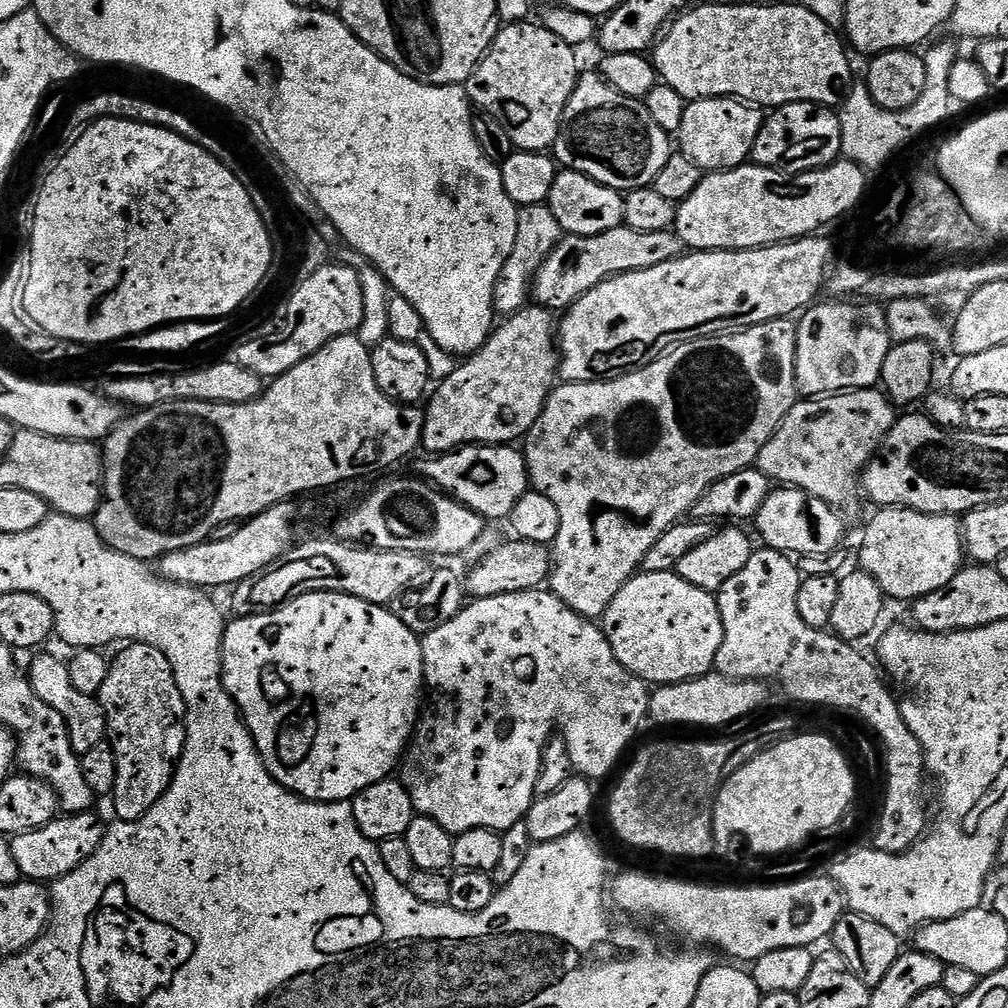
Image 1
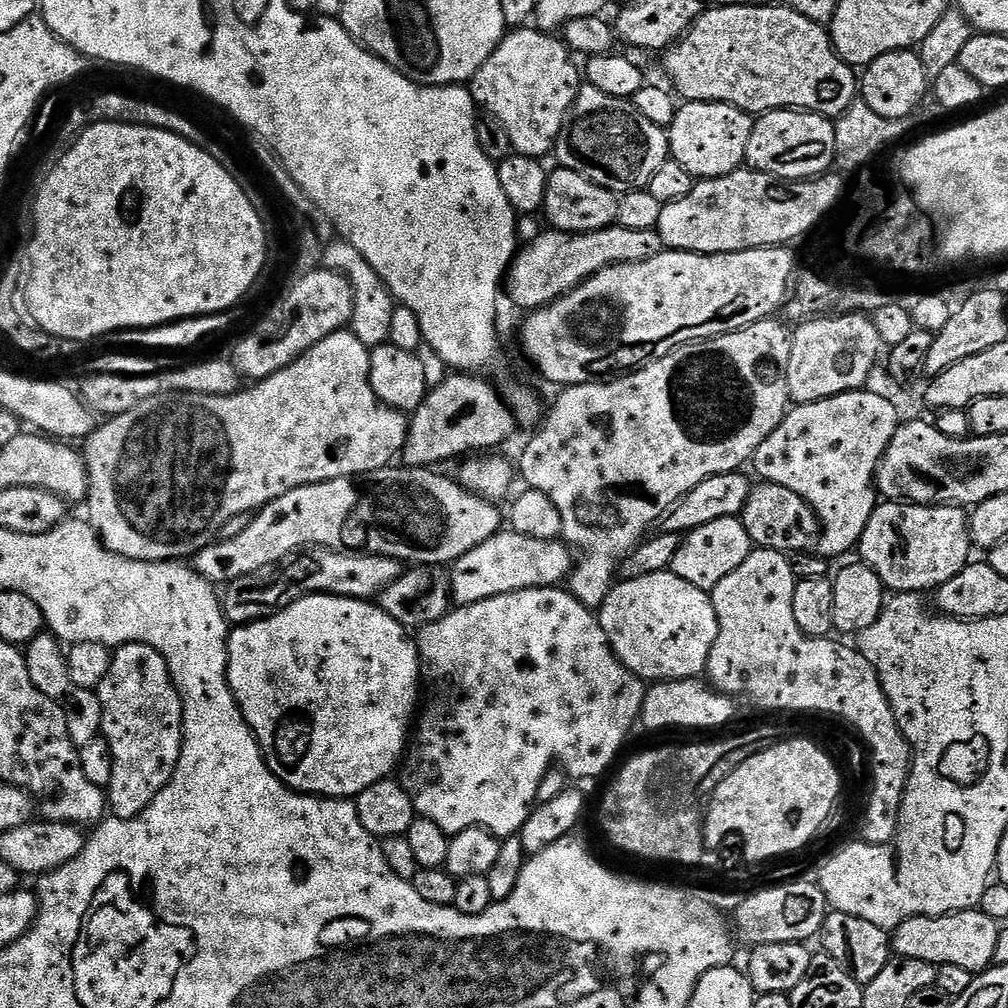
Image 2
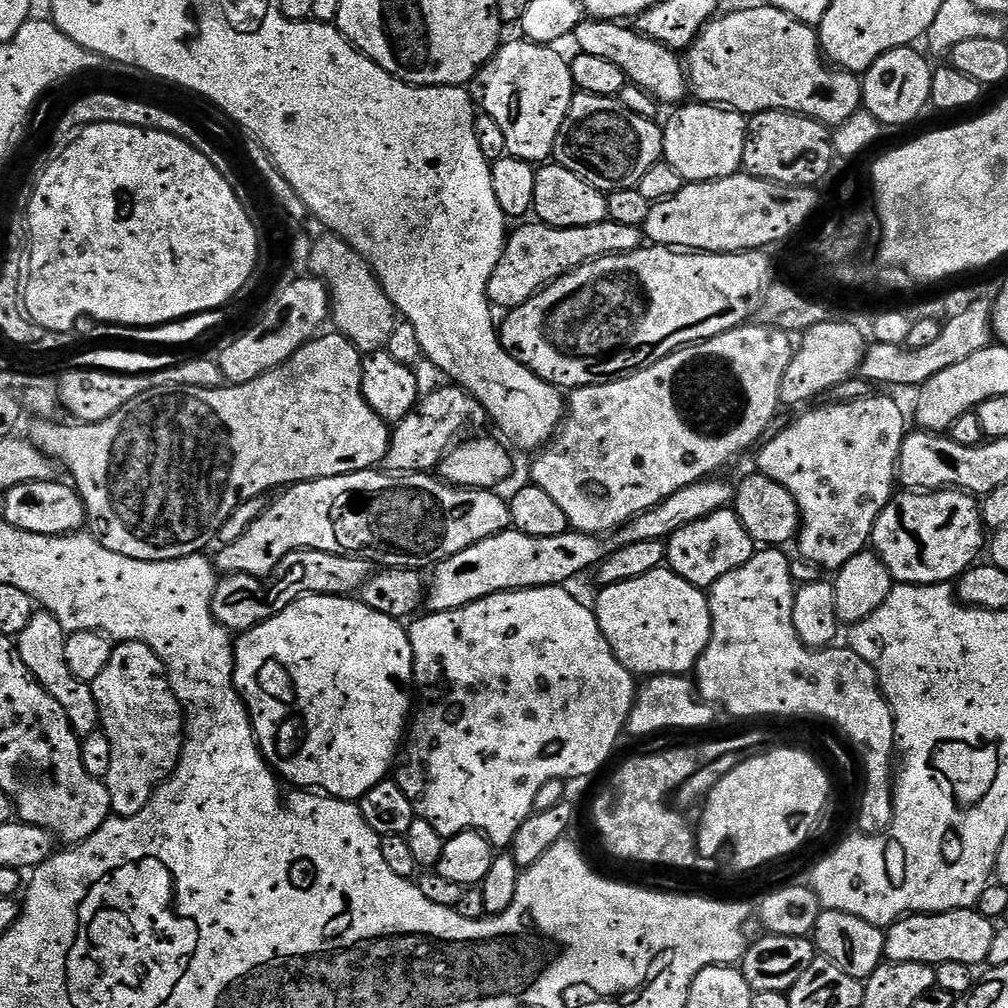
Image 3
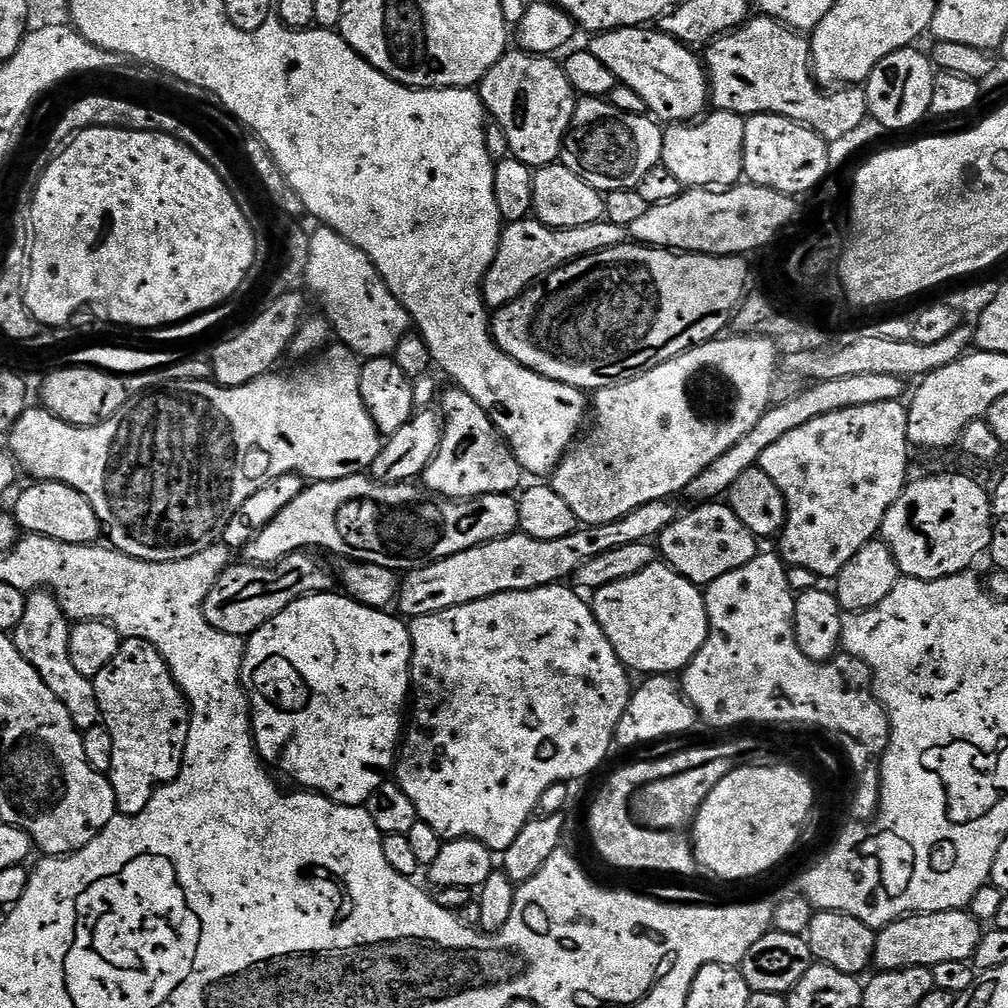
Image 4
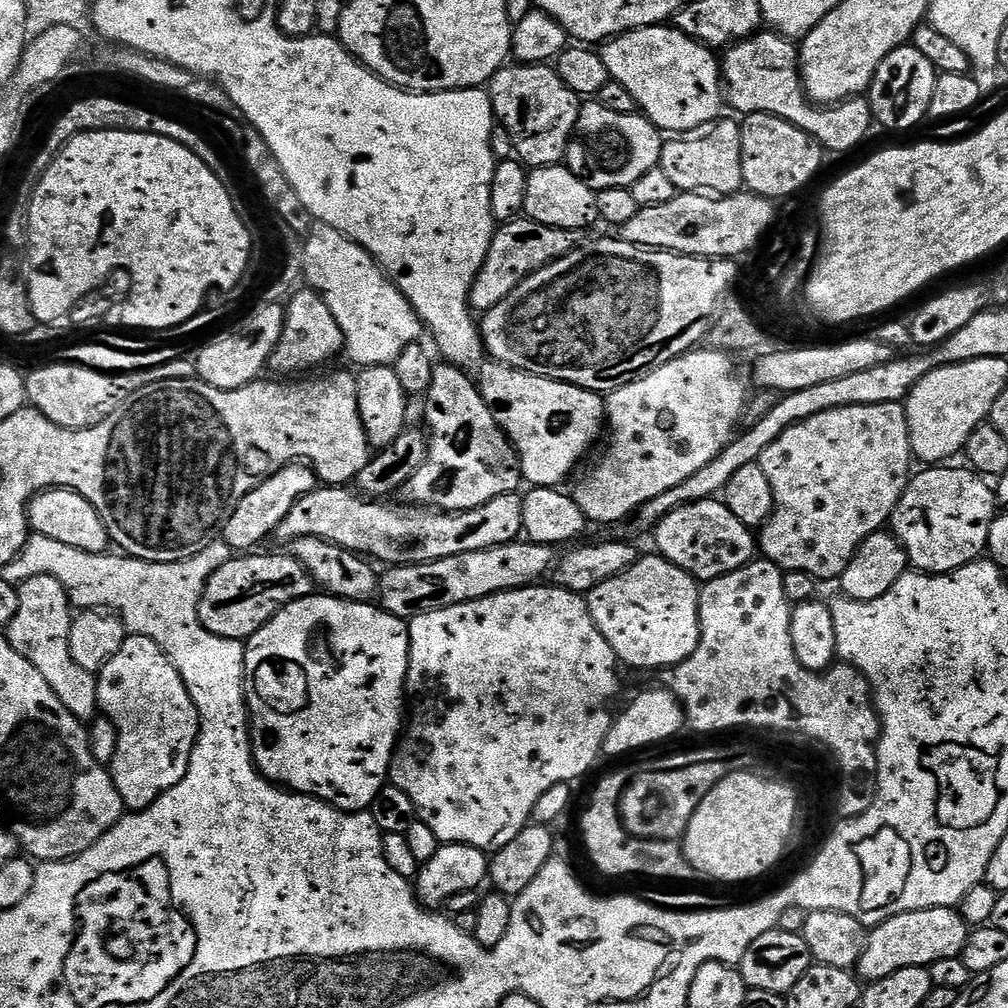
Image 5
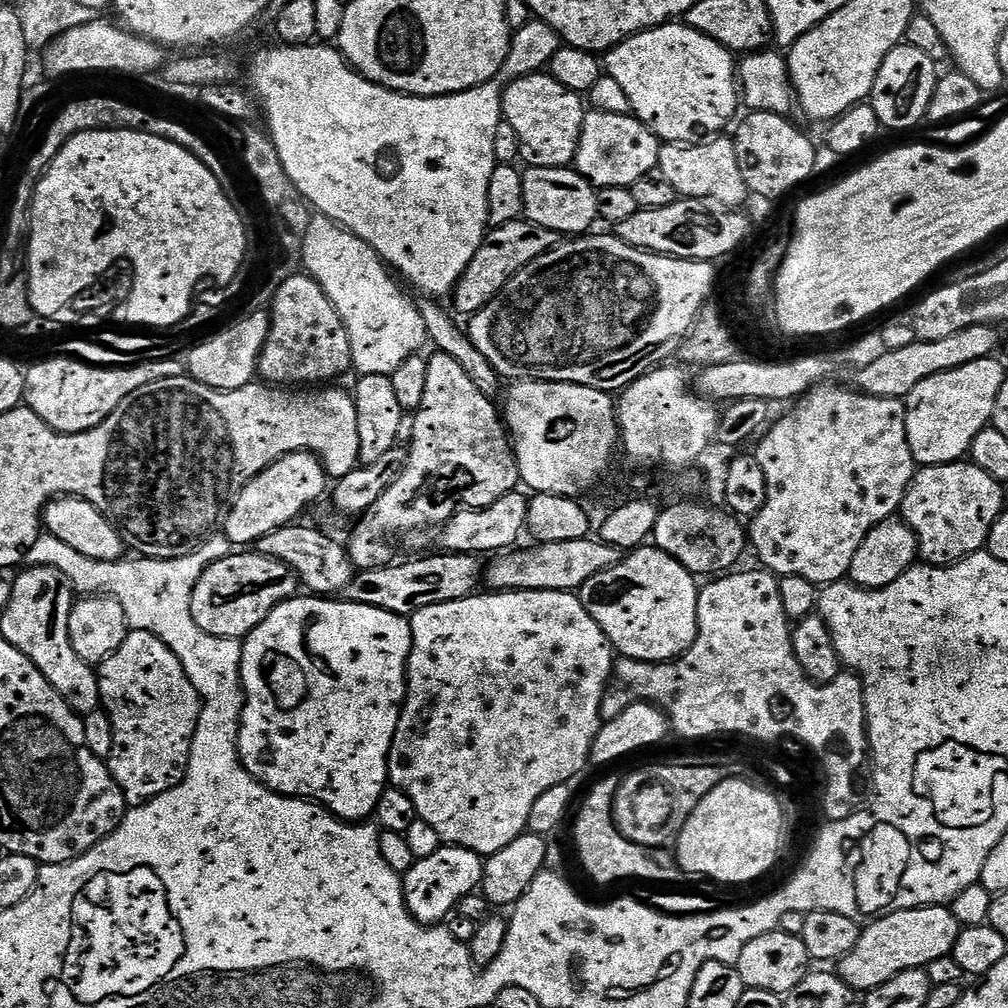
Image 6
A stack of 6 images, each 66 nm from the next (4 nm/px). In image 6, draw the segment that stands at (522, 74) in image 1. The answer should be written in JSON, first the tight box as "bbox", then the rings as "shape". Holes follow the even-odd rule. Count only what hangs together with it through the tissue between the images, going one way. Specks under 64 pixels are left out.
{"bbox":[500,71,586,168],"shape":[[[529,71],[527,75],[510,81],[503,89],[500,97],[503,123],[514,126],[514,134],[518,134],[520,143],[519,159],[525,160],[528,168],[567,168],[576,158],[586,111],[585,101],[581,93],[566,90],[566,86],[562,86],[562,82],[558,82],[550,74]]]}

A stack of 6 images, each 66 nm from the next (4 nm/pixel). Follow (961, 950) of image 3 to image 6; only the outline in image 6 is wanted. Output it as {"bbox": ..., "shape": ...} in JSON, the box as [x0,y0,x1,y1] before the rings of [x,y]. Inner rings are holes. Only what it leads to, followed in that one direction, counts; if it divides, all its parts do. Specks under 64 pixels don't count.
{"bbox":[838,906,961,994],"shape":[[[948,906],[907,908],[873,919],[869,924],[872,925],[861,931],[858,946],[838,962],[840,977],[860,994],[882,986],[882,982],[890,982],[890,978],[902,974],[902,970],[927,969],[930,962],[951,956],[961,930]]]}

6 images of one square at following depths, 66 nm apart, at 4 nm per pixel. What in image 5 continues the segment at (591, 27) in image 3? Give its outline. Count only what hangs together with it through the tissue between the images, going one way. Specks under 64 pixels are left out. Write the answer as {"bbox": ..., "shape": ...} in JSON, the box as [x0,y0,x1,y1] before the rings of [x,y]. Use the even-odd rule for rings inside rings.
{"bbox":[599,26,726,134],"shape":[[[674,26],[636,28],[632,32],[624,32],[607,41],[599,49],[599,54],[602,62],[606,62],[609,77],[630,90],[637,109],[661,133],[692,134],[721,119],[720,107],[725,107],[726,92],[722,87],[722,64],[717,53],[707,44],[682,34]]]}

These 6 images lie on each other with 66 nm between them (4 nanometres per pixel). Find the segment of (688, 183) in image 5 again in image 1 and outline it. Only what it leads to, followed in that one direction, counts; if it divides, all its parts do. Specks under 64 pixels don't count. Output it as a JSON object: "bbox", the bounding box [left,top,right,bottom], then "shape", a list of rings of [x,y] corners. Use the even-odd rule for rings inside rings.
{"bbox":[678,96,766,173],"shape":[[[716,96],[712,100],[693,100],[688,104],[686,114],[682,114],[682,126],[678,133],[679,151],[686,154],[686,158],[694,161],[705,173],[727,172],[730,168],[739,168],[752,155],[754,138],[758,138],[758,130],[762,130],[766,116],[759,107],[735,98]]]}

